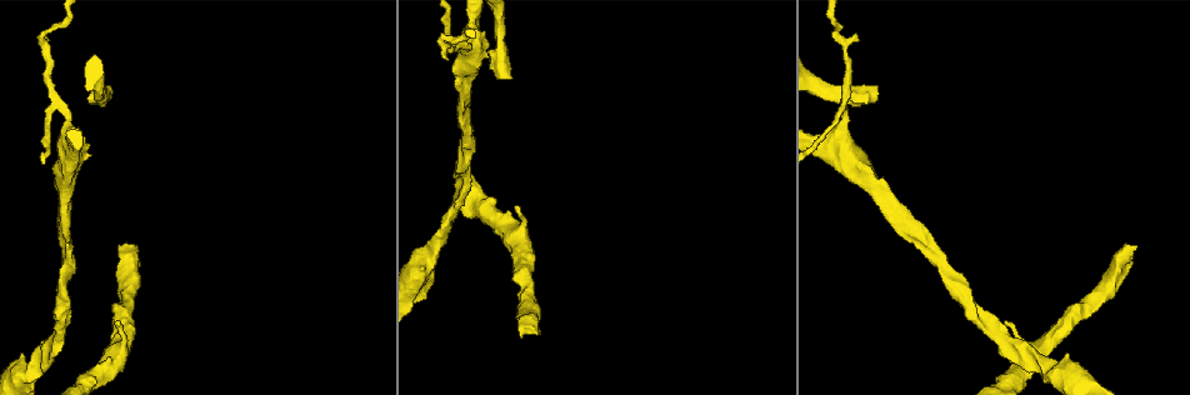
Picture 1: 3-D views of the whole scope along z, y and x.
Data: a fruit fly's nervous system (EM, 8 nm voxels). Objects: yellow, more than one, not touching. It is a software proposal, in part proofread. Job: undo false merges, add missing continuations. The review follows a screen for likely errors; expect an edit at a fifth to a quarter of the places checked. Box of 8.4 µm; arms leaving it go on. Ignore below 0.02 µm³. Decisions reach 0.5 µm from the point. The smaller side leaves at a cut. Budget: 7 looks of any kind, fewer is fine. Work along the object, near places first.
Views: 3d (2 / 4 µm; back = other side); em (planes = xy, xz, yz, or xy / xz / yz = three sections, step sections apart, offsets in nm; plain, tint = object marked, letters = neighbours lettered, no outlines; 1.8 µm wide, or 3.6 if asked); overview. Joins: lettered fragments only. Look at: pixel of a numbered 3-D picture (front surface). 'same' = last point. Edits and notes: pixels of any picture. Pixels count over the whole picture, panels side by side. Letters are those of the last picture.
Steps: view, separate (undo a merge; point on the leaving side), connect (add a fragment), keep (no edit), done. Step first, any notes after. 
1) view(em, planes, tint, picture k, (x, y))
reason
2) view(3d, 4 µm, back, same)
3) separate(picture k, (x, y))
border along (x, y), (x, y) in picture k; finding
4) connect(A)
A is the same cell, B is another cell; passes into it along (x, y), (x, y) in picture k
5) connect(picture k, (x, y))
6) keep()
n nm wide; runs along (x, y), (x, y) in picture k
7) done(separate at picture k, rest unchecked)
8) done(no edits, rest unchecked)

view(3d, 4 µm, picture 1, (36, 367))
thick turns thin

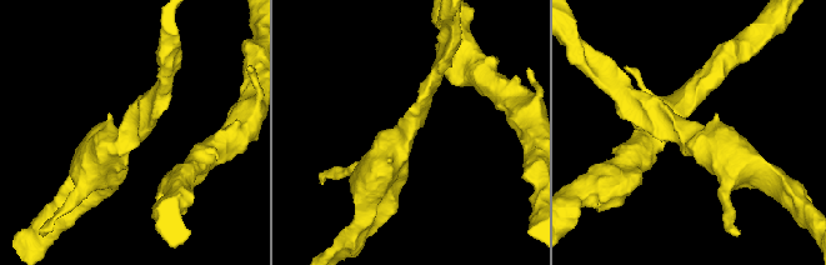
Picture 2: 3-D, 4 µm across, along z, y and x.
view(em, 3.6 µm, planes, letters, picture 2, (131, 133))
arms of 200, 550 nm

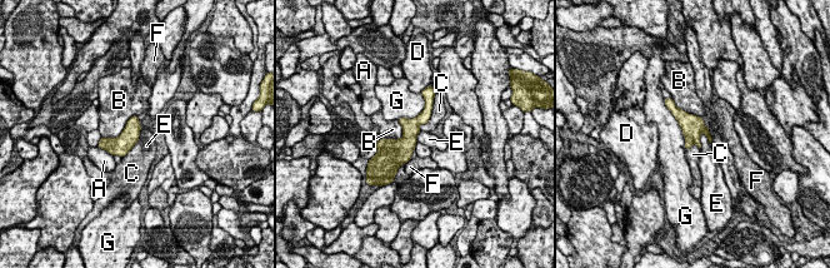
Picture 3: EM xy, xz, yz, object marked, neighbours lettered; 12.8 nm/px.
keep()
220 nm wide; A, B, C, D, E, F and G are other cells; continuous, no second cell

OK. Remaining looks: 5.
view(3d, 4 µm, picture 1, (1005, 321))
branch stops here

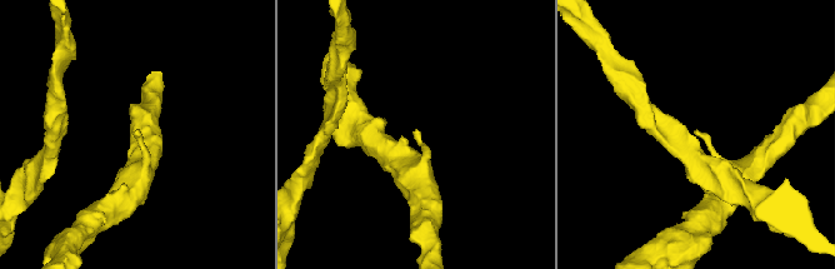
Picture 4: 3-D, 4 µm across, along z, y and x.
view(em, planes, plain, picture 4, (136, 132))
need the tissue

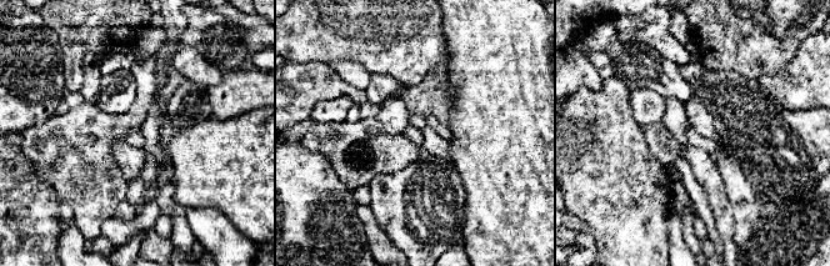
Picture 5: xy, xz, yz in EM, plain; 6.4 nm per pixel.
view(em, planes, letters, same)

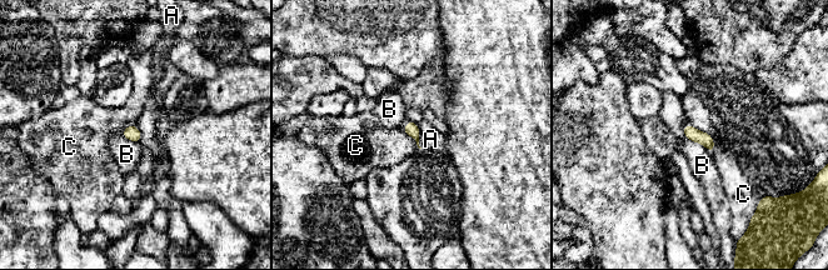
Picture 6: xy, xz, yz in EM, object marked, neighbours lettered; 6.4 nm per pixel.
keep()
90 nm wide; A, B and C are other cells; no lettered fragment goes on from it

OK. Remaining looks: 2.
done(no edits, rest unchecked)

